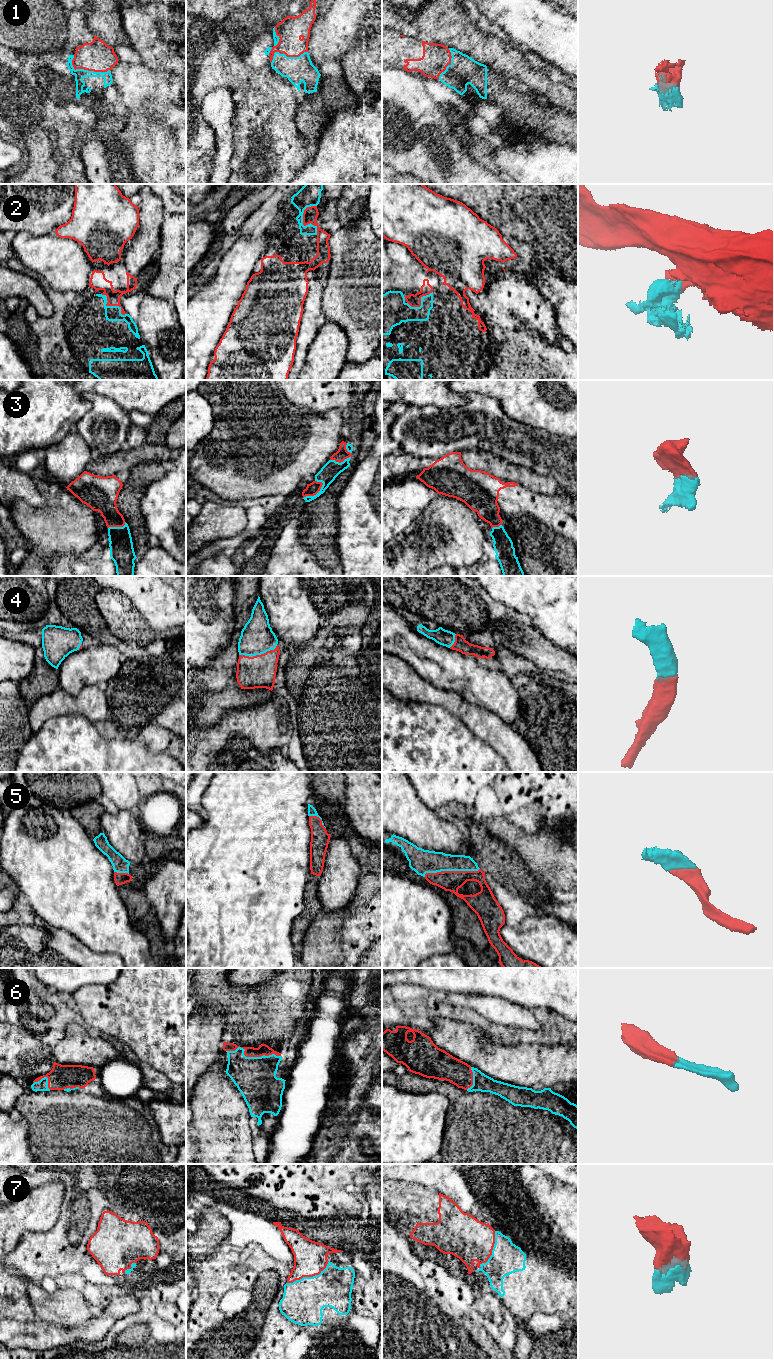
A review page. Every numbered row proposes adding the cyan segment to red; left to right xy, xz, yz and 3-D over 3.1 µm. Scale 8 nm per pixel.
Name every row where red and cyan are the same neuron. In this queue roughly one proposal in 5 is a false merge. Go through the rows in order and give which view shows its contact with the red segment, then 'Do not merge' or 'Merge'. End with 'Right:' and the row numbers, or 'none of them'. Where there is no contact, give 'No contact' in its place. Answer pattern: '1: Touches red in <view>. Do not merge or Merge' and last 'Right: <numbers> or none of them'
1: Touches red in xy. Merge
2: Touches red in xz. Do not merge
3: Touches red in xz. Merge
4: Touches red in xz. Merge
5: Touches red in yz. Merge
6: Touches red in xz. Merge
7: Touches red in xz. Merge
Right: 1, 3, 4, 5, 6, 7

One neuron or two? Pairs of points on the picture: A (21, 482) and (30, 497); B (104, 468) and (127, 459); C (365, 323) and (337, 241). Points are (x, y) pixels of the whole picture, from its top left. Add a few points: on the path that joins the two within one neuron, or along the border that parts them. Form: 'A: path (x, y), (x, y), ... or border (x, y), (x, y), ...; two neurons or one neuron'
A: path (24, 486), (30, 493); one neuron
B: path (110, 465), (121, 460); one neuron
C: border (355, 233), (347, 236), (339, 253), (330, 246); two neurons

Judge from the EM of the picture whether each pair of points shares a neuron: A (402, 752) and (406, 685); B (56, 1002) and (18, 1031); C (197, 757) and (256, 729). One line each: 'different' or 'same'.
A: different
B: same
C: same

